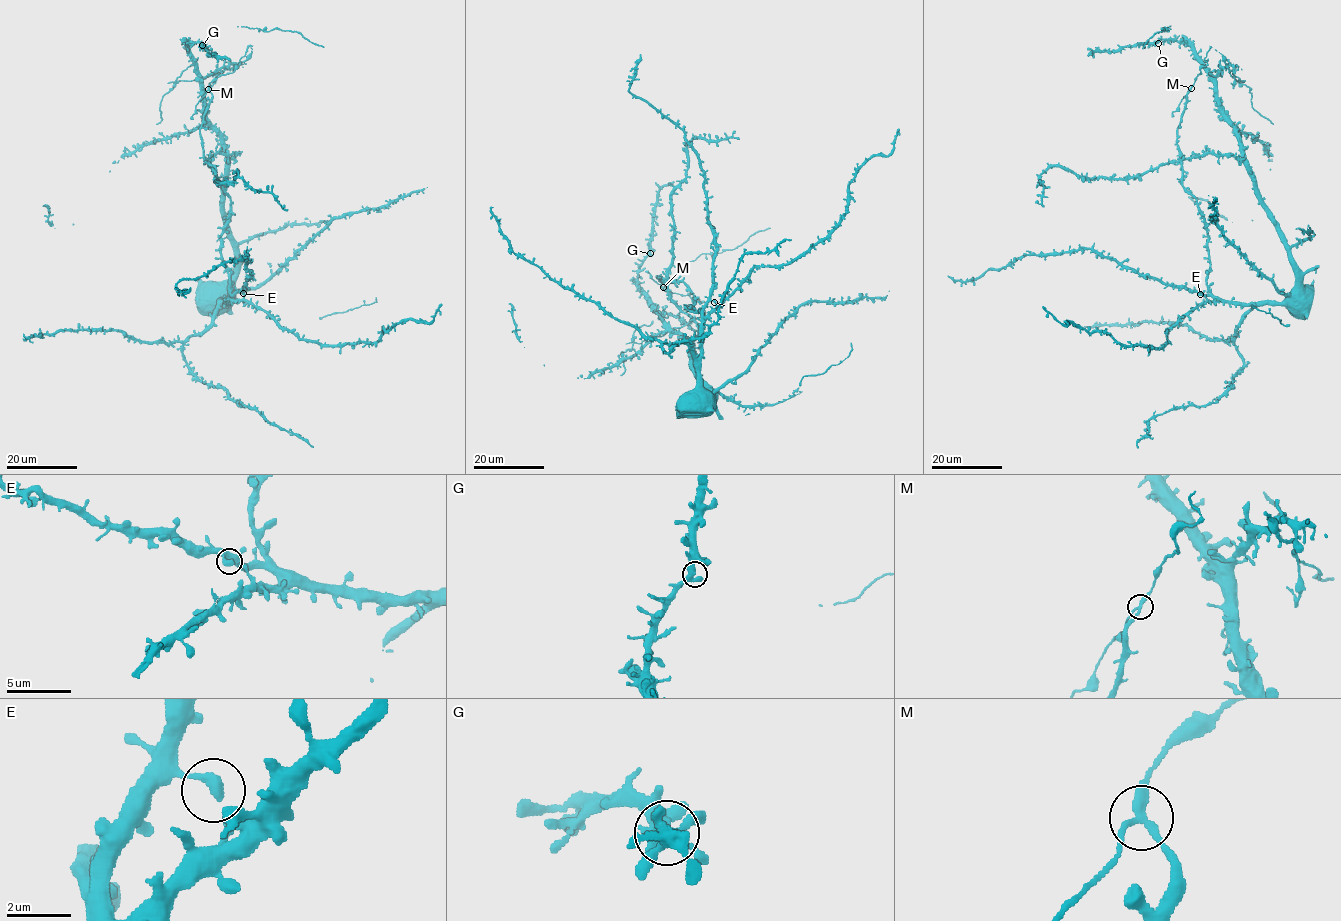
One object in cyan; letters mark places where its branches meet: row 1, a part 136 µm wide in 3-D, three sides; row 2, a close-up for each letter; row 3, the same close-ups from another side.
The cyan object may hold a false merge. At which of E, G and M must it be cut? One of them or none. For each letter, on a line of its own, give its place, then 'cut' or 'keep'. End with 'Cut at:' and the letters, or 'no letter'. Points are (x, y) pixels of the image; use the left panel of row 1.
E: place (243, 293); keep
G: place (202, 45); keep
M: place (208, 89); cut
Cut at: M

